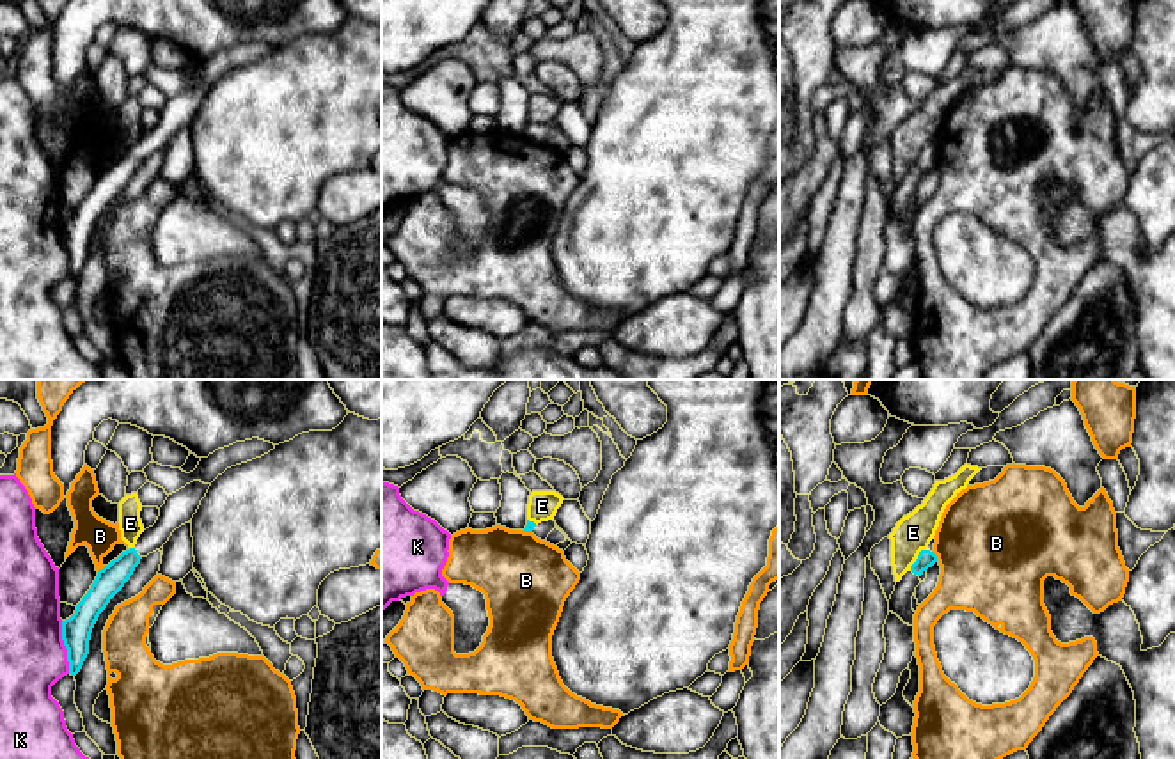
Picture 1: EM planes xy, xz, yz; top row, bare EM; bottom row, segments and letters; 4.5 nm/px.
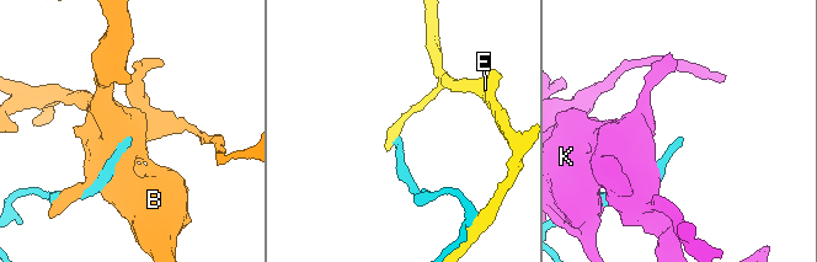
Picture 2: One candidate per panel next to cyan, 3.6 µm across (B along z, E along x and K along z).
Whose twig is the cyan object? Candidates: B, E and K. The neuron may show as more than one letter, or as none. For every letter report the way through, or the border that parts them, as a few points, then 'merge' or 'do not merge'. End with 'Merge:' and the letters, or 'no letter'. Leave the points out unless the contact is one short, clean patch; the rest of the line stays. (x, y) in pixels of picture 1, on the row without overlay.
B: do not merge
E: do not merge
K: do not merge
Merge: no letter

